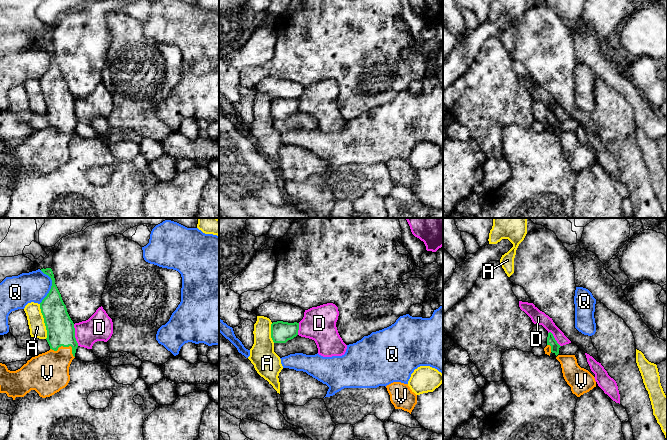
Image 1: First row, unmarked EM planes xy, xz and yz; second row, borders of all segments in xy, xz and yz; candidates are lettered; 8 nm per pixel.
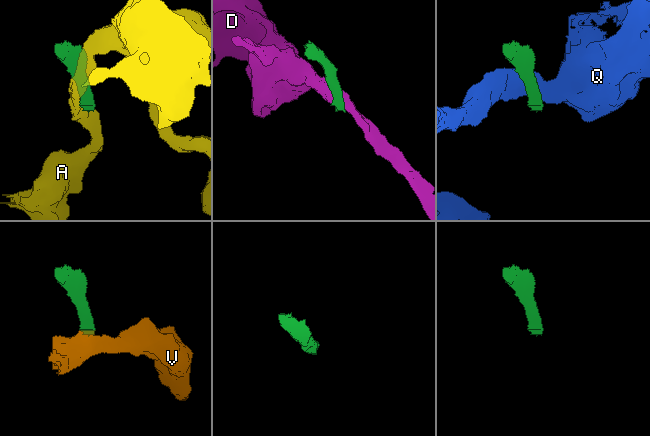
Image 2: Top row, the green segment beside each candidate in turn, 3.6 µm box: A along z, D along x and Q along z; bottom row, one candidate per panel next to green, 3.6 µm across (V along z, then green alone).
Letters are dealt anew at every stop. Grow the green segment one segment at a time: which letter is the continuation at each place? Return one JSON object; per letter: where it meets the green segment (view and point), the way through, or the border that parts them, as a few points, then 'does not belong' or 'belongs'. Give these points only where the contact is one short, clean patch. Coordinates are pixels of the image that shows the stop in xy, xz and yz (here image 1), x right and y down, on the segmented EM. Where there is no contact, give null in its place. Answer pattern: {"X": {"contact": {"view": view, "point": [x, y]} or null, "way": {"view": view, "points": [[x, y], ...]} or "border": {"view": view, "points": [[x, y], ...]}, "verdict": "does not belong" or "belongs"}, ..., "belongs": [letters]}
{"A": {"contact": {"view": "xy", "point": [44, 321]}, "verdict": "does not belong"}, "D": {"contact": {"view": "xy", "point": [74, 335]}, "border": {"view": "xy", "points": [[73, 324], [75, 339], [78, 345]]}, "verdict": "does not belong"}, "Q": {"contact": {"view": "xy", "point": [51, 286]}, "border": {"view": "xy", "points": [[41, 270], [50, 278], [51, 288], [39, 303]]}, "verdict": "does not belong"}, "V": {"contact": {"view": "xy", "point": [66, 346]}, "way": {"view": "xy", "points": [[60, 328], [61, 340], [66, 346], [49, 372]]}, "verdict": "belongs"}, "belongs": ["V"]}

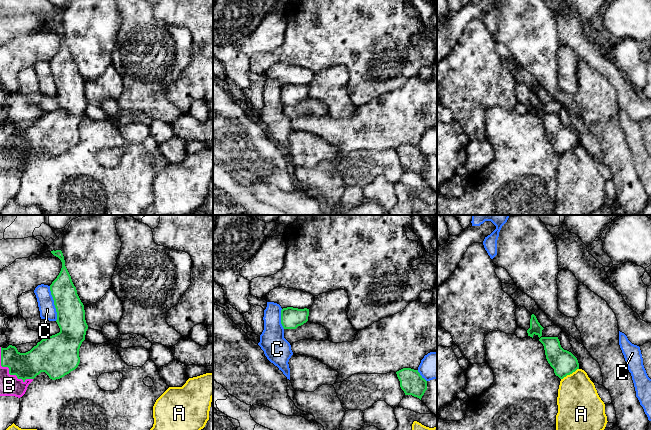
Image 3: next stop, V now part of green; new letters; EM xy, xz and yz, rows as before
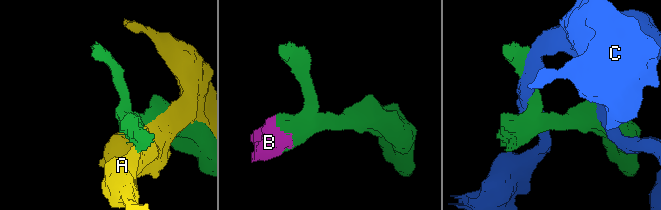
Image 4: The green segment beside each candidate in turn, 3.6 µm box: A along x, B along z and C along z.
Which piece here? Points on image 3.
{"A": {"contact": {"view": "yz", "point": [569, 374]}, "verdict": "does not belong"}, "B": {"contact": {"view": "xy", "point": [9, 370]}, "verdict": "belongs"}, "C": {"contact": {"view": "xy", "point": [54, 303]}, "verdict": "does not belong"}, "belongs": ["B"]}

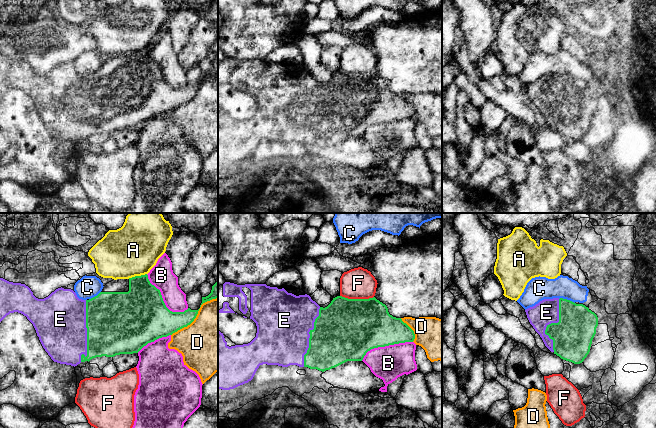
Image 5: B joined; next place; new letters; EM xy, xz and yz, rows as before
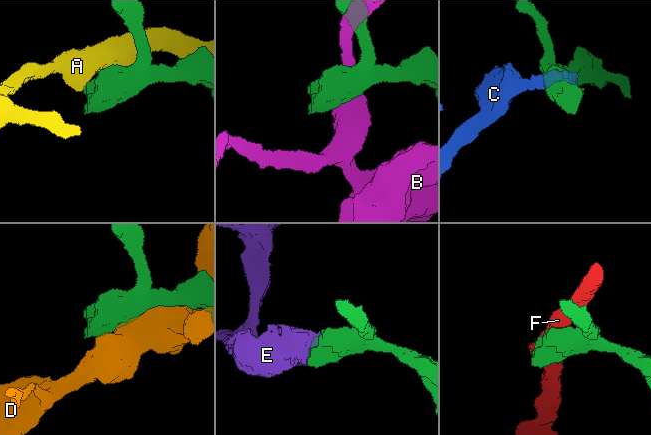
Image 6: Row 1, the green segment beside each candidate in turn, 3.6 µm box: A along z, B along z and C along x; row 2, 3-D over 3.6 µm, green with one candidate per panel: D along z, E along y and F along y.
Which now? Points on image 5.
{"A": {"contact": {"view": "xy", "point": [137, 276]}, "verdict": "does not belong"}, "B": {"contact": {"view": "xy", "point": [163, 301]}, "verdict": "does not belong"}, "C": {"contact": {"view": "yz", "point": [567, 300]}, "verdict": "does not belong"}, "D": {"contact": {"view": "xy", "point": [196, 315]}, "verdict": "does not belong"}, "E": {"contact": {"view": "xy", "point": [87, 333]}, "verdict": "belongs"}, "F": {"contact": {"view": "xz", "point": [357, 299]}, "verdict": "does not belong"}, "belongs": ["E"]}

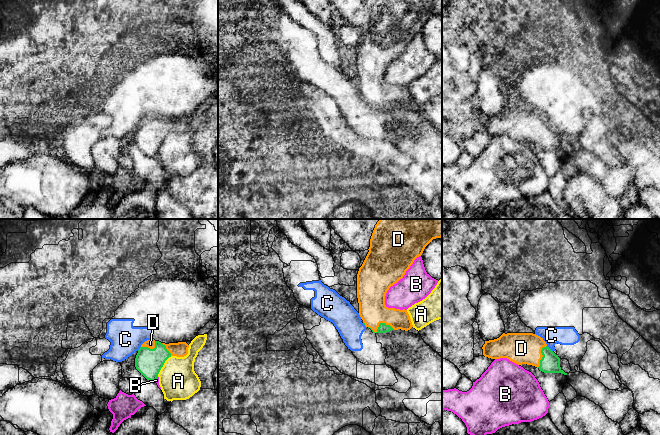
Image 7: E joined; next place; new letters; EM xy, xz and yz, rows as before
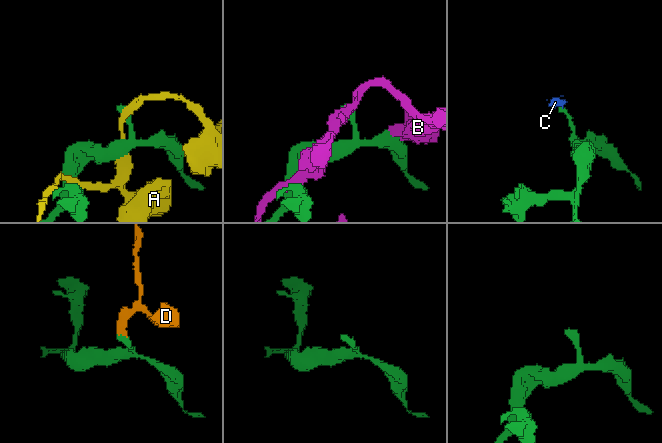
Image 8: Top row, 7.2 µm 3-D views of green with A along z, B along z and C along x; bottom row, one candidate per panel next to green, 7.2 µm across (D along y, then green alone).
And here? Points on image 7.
{"A": {"contact": {"view": "xy", "point": [162, 366]}, "verdict": "does not belong"}, "B": {"contact": {"view": "xy", "point": [156, 378]}, "verdict": "does not belong"}, "C": {"contact": {"view": "yz", "point": [549, 348]}, "border": {"view": "yz", "points": [[547, 345], [552, 351]]}, "verdict": "does not belong"}, "D": {"contact": {"view": "xz", "point": [379, 324]}, "verdict": "belongs"}, "belongs": ["D"]}

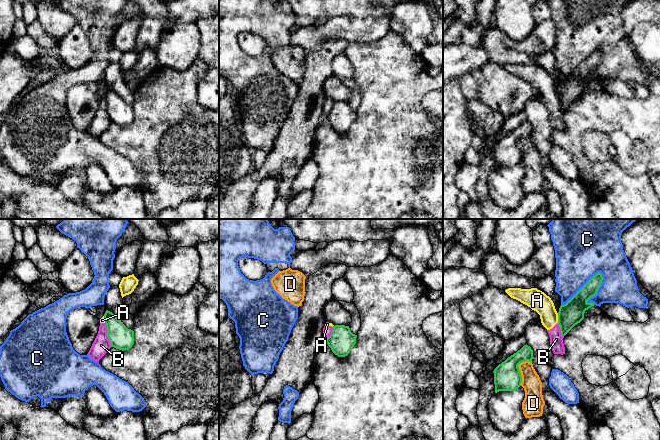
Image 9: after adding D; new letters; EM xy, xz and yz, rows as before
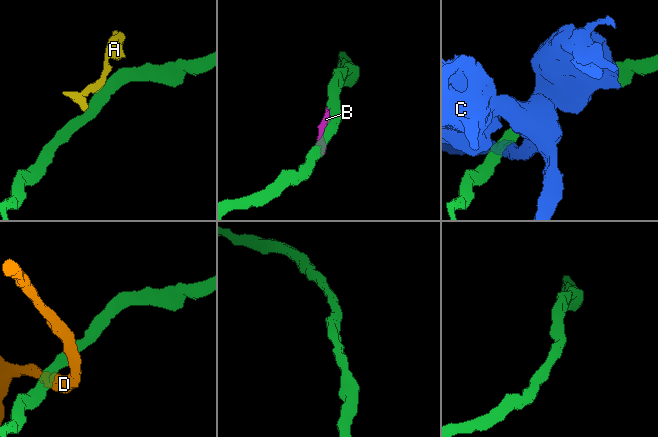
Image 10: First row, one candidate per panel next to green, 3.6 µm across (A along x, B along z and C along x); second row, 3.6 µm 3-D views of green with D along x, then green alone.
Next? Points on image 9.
{"A": {"contact": {"view": "yz", "point": [558, 318]}, "border": {"view": "yz", "points": [[557, 313], [558, 322]]}, "verdict": "does not belong"}, "B": {"contact": {"view": "xy", "point": [107, 335]}, "border": {"view": "xy", "points": [[104, 323], [109, 343], [112, 346]]}, "verdict": "does not belong"}, "C": {"contact": {"view": "yz", "point": [582, 287]}, "verdict": "does not belong"}, "D": {"contact": {"view": "yz", "point": [519, 369]}, "border": {"view": "yz", "points": [[531, 361], [522, 361], [518, 365], [521, 376], [520, 385]]}, "verdict": "does not belong"}, "belongs": []}

